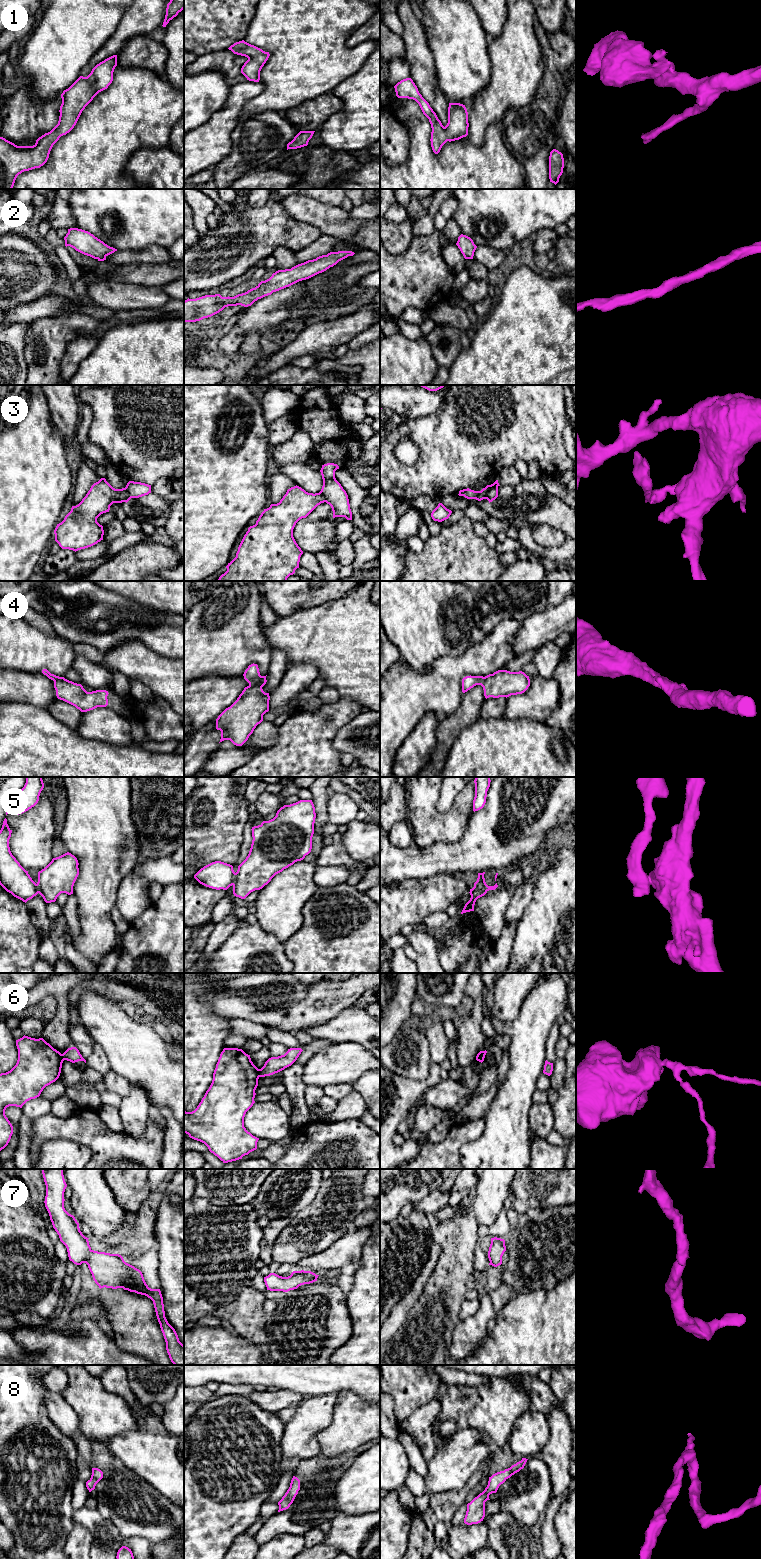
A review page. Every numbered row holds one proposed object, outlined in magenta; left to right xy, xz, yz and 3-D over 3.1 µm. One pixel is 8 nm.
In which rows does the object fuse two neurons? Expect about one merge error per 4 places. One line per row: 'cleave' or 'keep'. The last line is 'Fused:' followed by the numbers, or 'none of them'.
1: keep
2: keep
3: cleave
4: keep
5: cleave
6: cleave
7: keep
8: keep
Fused: 3, 5, 6

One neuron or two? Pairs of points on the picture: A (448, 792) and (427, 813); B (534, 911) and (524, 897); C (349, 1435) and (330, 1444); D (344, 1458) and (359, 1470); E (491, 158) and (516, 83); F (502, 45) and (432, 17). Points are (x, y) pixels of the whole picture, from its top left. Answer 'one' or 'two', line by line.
A: two
B: two
C: one
D: two
E: two
F: two

